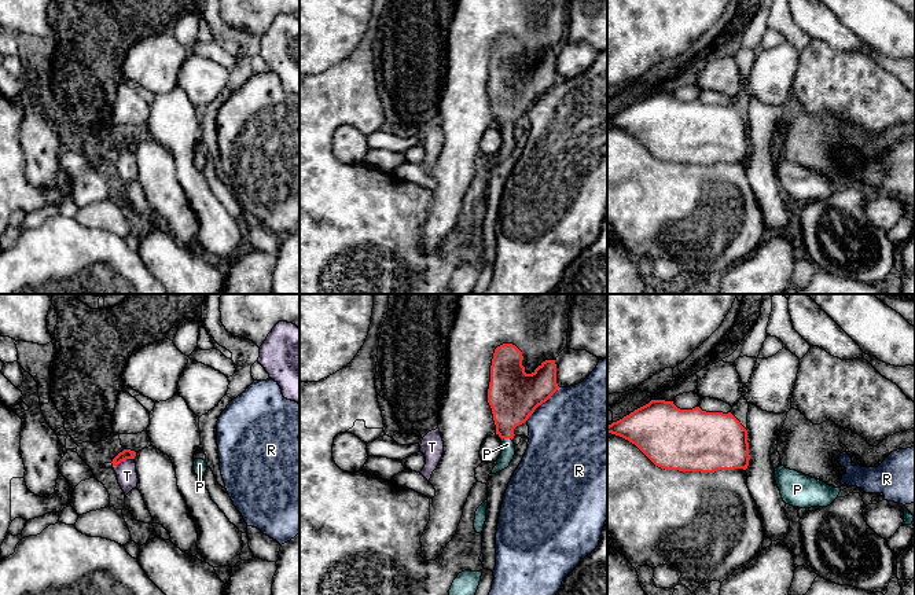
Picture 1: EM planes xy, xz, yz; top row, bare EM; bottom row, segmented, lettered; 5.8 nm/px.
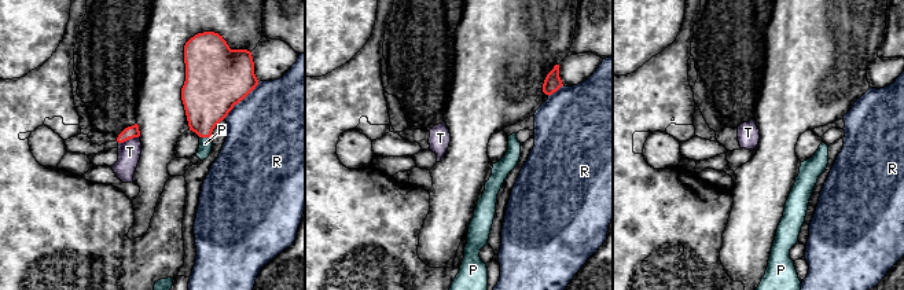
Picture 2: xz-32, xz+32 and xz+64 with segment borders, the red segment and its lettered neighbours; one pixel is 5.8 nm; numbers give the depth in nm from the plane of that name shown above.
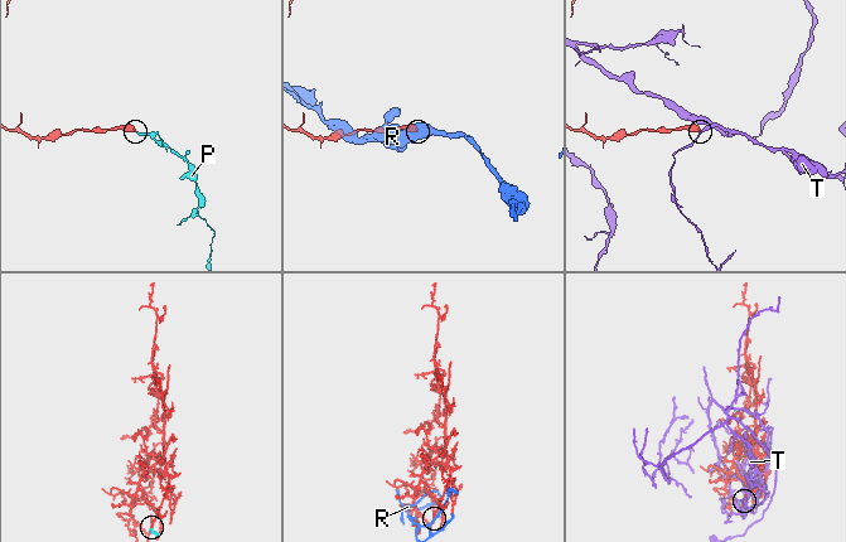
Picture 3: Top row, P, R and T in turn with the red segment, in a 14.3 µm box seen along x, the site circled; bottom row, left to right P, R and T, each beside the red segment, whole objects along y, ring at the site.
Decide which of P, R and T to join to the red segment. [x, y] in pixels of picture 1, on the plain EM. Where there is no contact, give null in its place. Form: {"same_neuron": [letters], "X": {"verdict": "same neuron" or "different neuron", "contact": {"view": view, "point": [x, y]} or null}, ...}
{"same_neuron": ["P"], "P": {"verdict": "same neuron", "contact": {"view": "xz", "point": [506, 129]}}, "R": {"verdict": "different neuron", "contact": {"view": "xz", "point": [541, 95]}}, "T": {"verdict": "different neuron", "contact": {"view": "xy", "point": [122, 153]}}}

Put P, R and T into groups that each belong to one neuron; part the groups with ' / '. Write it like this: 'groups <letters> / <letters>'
groups P / R / T

